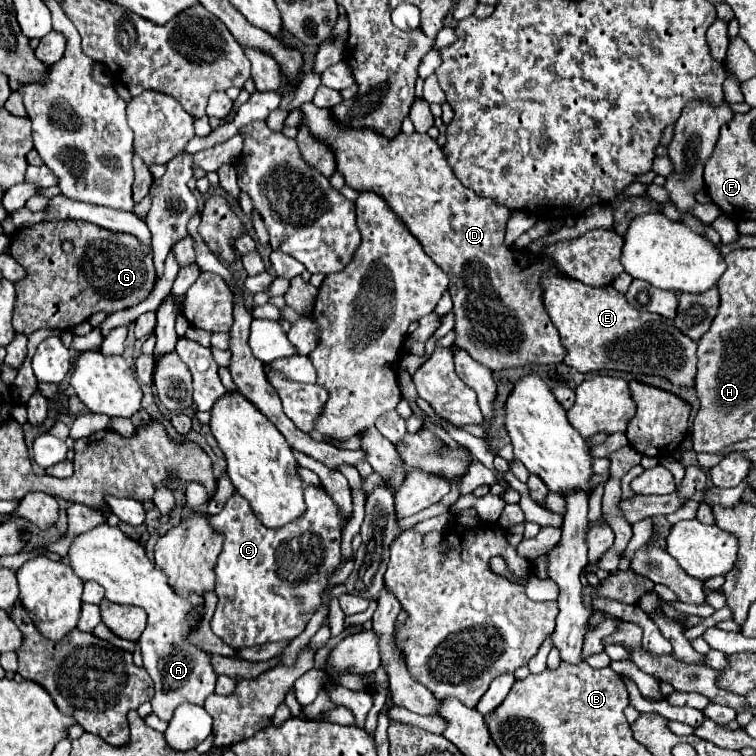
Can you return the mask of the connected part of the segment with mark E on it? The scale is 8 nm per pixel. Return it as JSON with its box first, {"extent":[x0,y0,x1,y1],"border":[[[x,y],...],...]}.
{"extent":[541,263,697,385],"border":[[[553,263],[543,271],[541,279],[543,305],[555,323],[561,345],[565,347],[565,365],[579,373],[615,369],[627,373],[663,375],[677,385],[691,385],[697,373],[697,343],[683,335],[675,323],[657,313],[641,313],[633,309],[625,295],[613,285],[591,287],[563,275]]]}

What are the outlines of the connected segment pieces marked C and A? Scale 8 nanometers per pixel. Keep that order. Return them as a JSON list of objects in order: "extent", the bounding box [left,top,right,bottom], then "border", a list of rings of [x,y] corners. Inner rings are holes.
[{"extent":[211,483,351,649],"border":[[[321,483],[305,485],[303,493],[305,493],[305,505],[307,505],[305,513],[279,529],[265,527],[257,519],[253,509],[249,507],[249,501],[245,501],[245,497],[241,497],[239,493],[233,493],[231,499],[225,503],[223,511],[211,517],[213,529],[225,537],[223,549],[215,565],[215,575],[217,575],[215,595],[219,597],[219,603],[211,619],[211,629],[217,637],[221,637],[233,649],[263,645],[271,641],[291,641],[299,633],[303,633],[309,619],[321,607],[321,593],[329,577],[333,575],[335,567],[341,561],[341,551],[339,551],[341,533],[345,525],[349,523],[351,515],[345,515],[341,511],[341,507],[333,501],[333,497],[325,491]]]},{"extent":[67,523,217,721],"border":[[[107,523],[73,537],[67,557],[77,577],[83,581],[97,581],[105,589],[105,597],[109,601],[137,605],[147,611],[149,619],[145,631],[139,637],[139,645],[143,653],[143,665],[155,681],[155,697],[151,699],[153,713],[169,721],[175,707],[181,703],[203,705],[203,701],[215,689],[217,675],[209,665],[207,653],[193,647],[185,639],[195,627],[195,623],[189,623],[185,617],[195,607],[203,613],[203,599],[183,599],[173,593],[165,575],[145,555],[145,549],[135,539],[129,539],[119,527],[111,527]]]}]

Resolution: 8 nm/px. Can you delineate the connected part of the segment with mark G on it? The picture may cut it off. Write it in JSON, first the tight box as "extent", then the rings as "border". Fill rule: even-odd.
{"extent":[9,221,155,335],"border":[[[41,221],[21,227],[11,237],[9,253],[27,273],[15,283],[17,299],[13,307],[13,327],[25,335],[37,329],[73,329],[97,311],[109,313],[133,307],[149,297],[155,281],[149,247],[141,245],[133,235],[109,231],[87,221]],[[87,233],[105,233],[105,249],[99,249],[101,245],[95,245],[97,249],[93,245],[77,245],[77,241],[91,239],[85,237]],[[65,239],[75,241],[71,255],[61,249]]]}

